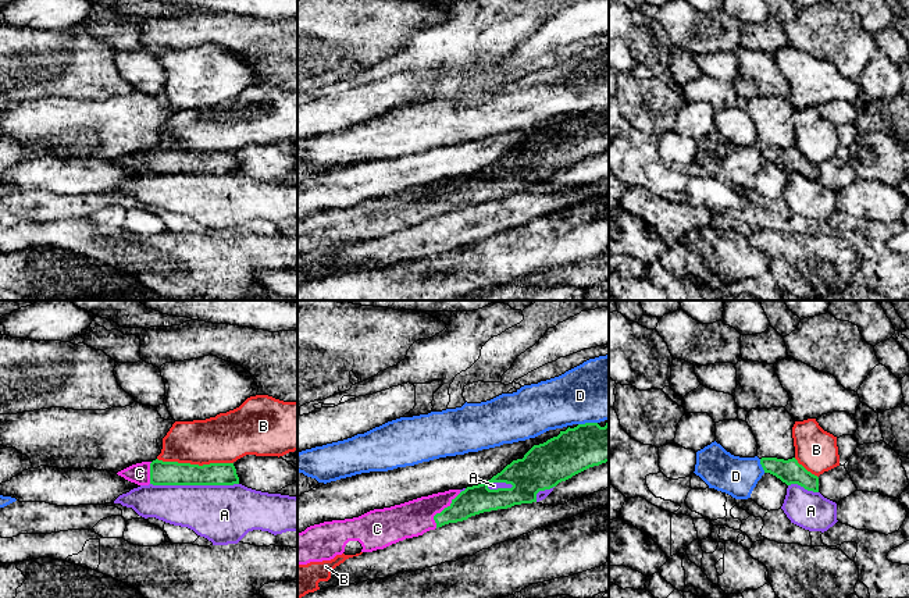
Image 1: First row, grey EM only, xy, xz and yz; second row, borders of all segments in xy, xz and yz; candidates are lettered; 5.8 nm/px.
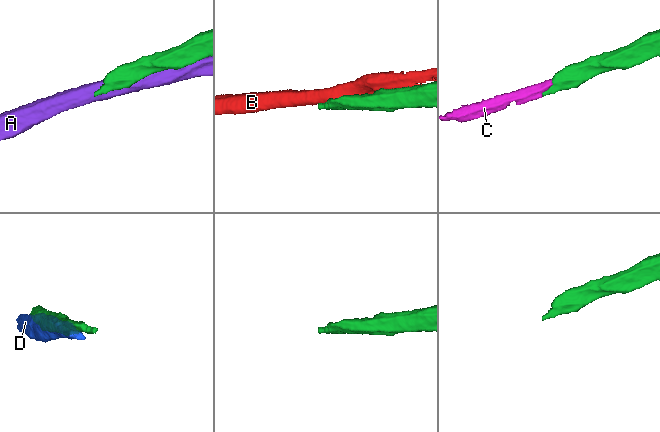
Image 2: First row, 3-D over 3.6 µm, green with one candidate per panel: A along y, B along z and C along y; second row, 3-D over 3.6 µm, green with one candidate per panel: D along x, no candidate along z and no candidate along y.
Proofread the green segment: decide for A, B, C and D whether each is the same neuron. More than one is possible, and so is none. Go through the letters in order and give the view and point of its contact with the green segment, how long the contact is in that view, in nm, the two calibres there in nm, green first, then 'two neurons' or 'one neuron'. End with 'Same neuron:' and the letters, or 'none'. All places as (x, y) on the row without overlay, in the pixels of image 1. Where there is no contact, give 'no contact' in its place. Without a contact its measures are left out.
A: contact xy (195, 173); length 500 nm; calibres 140 and 340 nm; two neurons
B: contact xy (195, 153); length 440 nm; calibres 140 and 280 nm; two neurons
C: contact xz (442, 199); length 260 nm; calibres 170 and 200 nm; one neuron
D: contact yz (762, 155); length 90 nm; calibres 140 and 220 nm; two neurons
Same neuron: C

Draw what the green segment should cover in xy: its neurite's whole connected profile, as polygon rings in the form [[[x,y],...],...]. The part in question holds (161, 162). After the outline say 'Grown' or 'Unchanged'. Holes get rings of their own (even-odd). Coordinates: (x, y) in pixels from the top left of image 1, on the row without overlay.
[[[142,150],[117,161],[138,174],[234,174],[239,165],[234,152],[190,153],[178,150]]]. Grown

